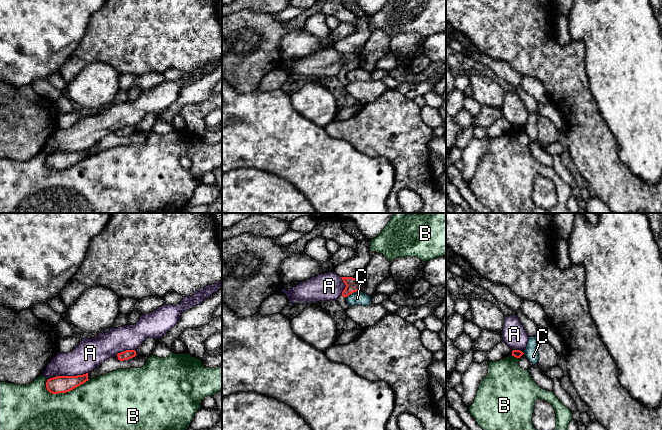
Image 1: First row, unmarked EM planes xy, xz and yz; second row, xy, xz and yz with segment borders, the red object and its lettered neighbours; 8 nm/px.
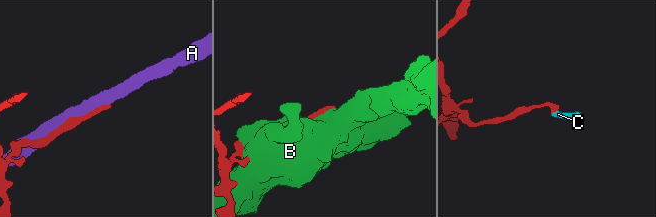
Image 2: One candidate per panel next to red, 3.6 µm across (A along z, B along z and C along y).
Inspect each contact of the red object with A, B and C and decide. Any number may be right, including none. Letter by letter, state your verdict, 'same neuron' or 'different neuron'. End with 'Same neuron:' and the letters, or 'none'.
A: different neuron
B: different neuron
C: different neuron
Same neuron: none

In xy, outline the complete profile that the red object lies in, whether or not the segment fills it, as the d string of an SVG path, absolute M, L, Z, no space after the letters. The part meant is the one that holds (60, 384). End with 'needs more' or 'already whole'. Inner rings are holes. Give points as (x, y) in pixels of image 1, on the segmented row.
M88 373L77 376L56 376L47 380L46 388L52 394L66 393L88 380Z; already whole

